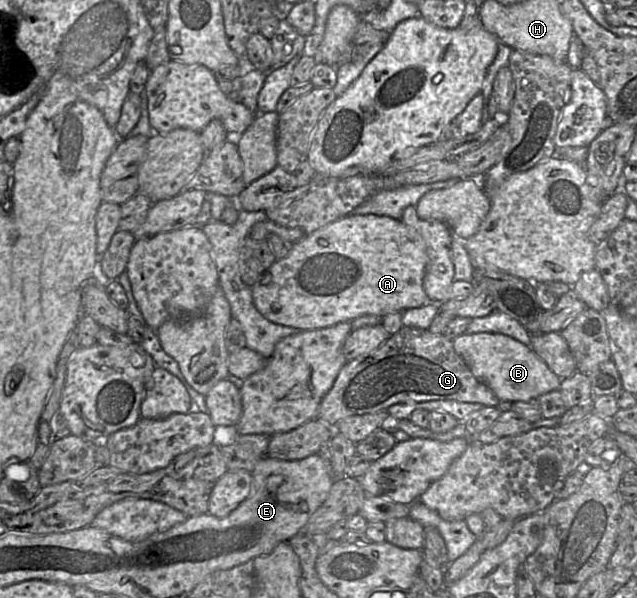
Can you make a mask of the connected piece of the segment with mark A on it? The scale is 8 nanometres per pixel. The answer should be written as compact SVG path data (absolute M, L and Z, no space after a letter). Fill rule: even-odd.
M350 214L317 229L311 234L305 235L299 241L293 243L288 255L282 259L276 259L275 262L258 278L256 283L251 286L253 303L259 313L267 320L283 326L297 328L299 330L328 328L341 322L352 321L363 315L377 315L384 317L390 313L403 312L411 308L419 308L432 302L423 288L426 263L427 253L425 242L412 227L409 227L400 220L389 216ZM319 239L326 240L327 246L319 245Z

